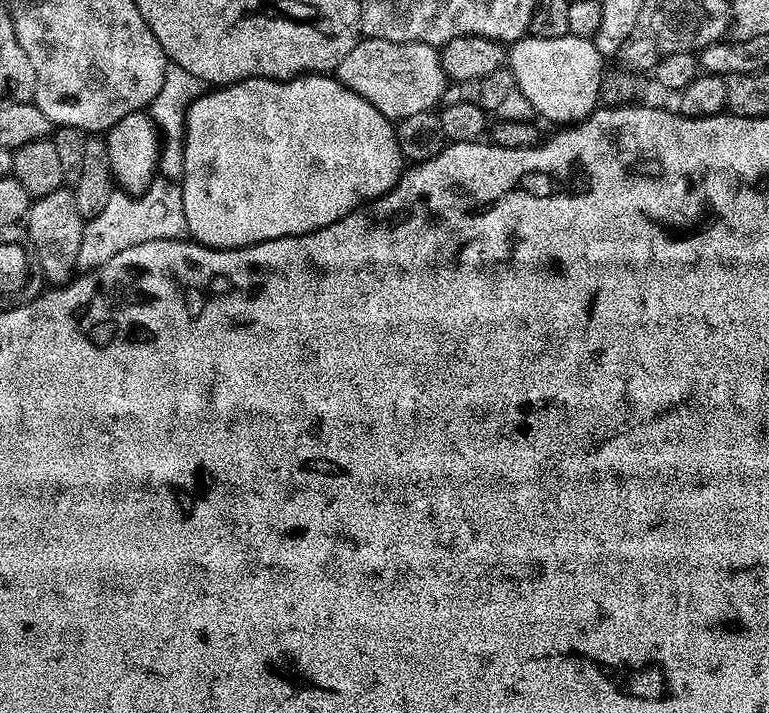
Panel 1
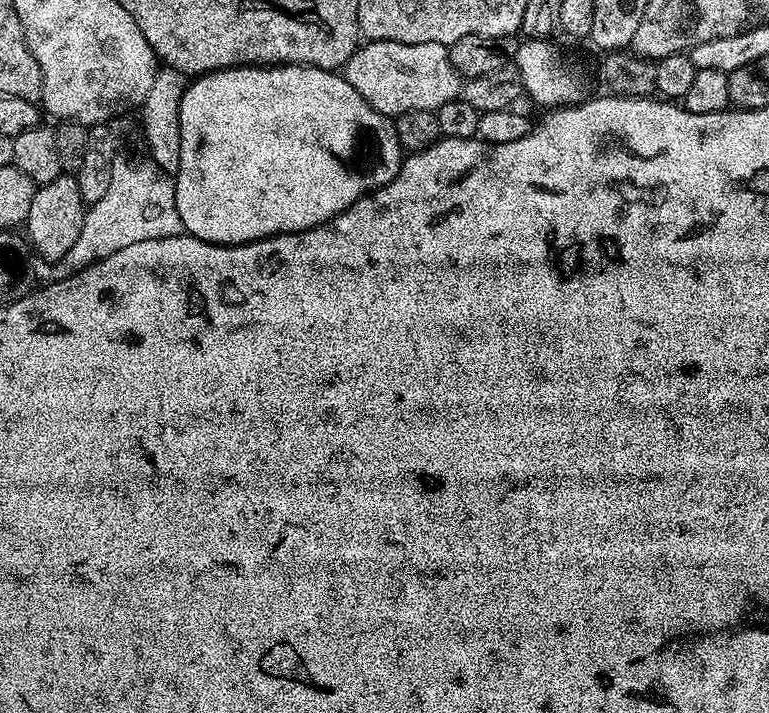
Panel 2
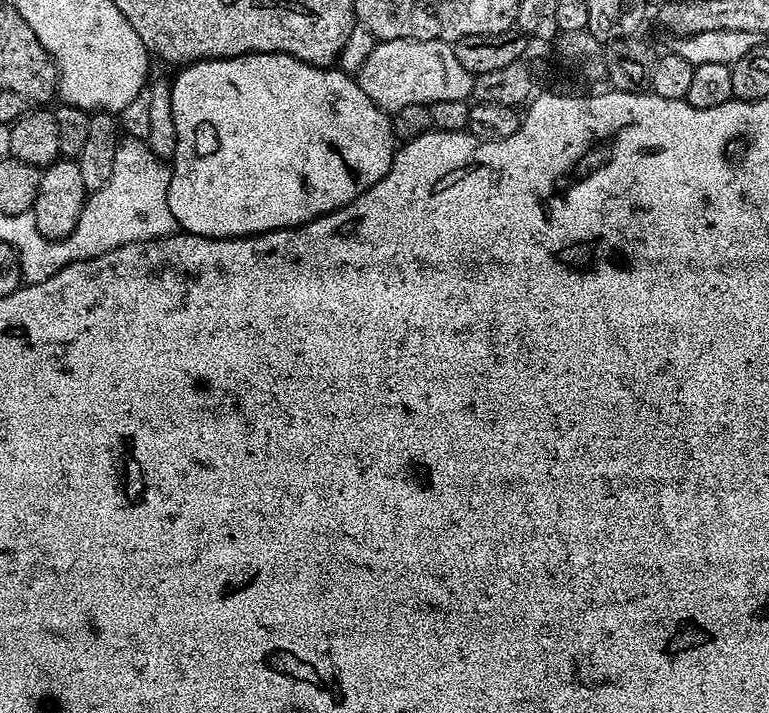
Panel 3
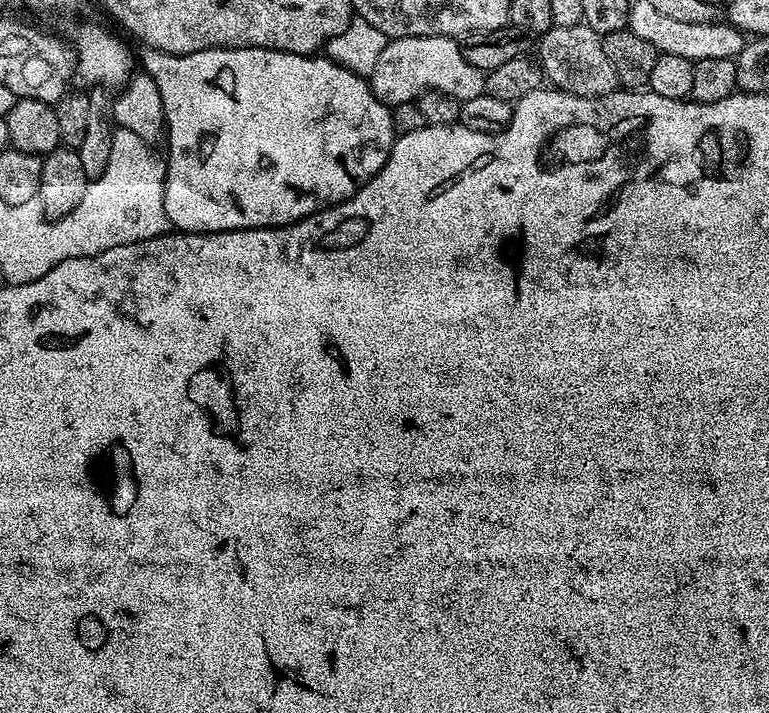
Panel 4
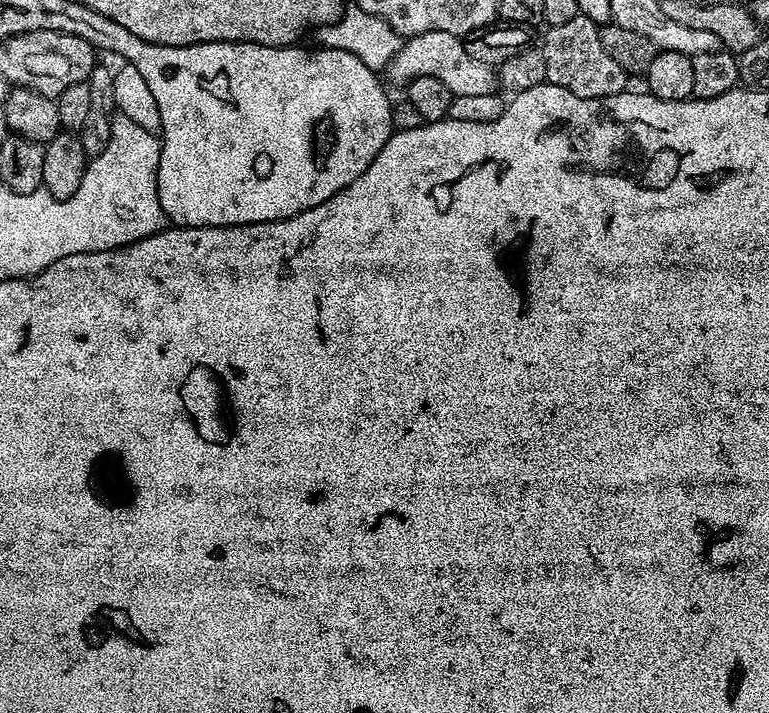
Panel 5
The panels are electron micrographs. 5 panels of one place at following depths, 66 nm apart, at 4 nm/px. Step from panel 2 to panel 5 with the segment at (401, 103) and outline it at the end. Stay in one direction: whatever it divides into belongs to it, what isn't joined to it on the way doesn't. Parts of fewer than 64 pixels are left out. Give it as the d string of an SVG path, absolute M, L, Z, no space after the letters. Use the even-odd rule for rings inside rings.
M430 30L430 34L407 37L401 43L398 54L394 54L394 58L388 64L386 75L400 86L423 76L438 78L438 82L449 88L453 96L490 94L498 88L497 69L486 62L478 62L478 58L473 58L471 54L466 54L464 40L442 30Z

